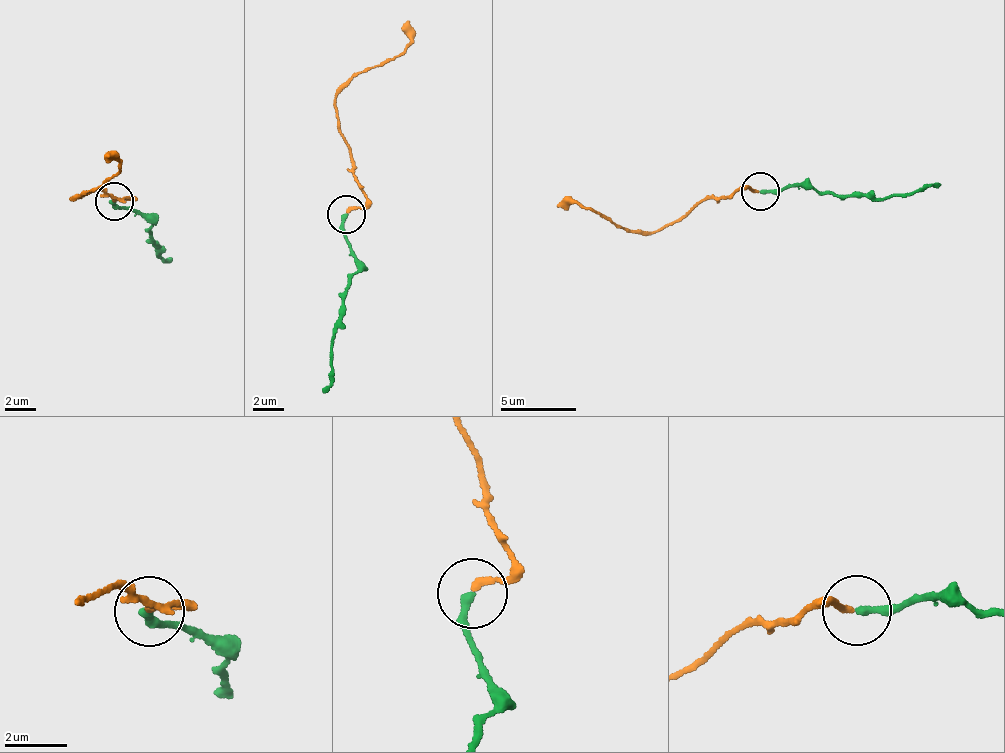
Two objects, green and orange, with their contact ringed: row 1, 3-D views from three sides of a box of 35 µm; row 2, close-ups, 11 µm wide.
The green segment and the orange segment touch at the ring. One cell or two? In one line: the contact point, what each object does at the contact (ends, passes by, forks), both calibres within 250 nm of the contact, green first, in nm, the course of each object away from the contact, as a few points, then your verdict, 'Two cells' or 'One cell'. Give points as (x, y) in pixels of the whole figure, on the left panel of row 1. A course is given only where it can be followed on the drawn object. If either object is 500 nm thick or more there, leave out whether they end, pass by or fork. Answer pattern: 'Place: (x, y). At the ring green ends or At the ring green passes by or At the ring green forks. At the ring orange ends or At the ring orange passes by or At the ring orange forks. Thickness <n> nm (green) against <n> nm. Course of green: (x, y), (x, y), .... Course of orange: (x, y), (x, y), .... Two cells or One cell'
Place: (114, 201). At the ring green ends. At the ring orange ends. Thickness 280 nm (green) against 190 nm. Course of green: (113, 201), (117, 206), (149, 221), (153, 243), (164, 251), (160, 257), (170, 264), (163, 259). Course of orange: (112, 200), (130, 199), (96, 186), (71, 197), (117, 174), (118, 162), (104, 154). One cell

